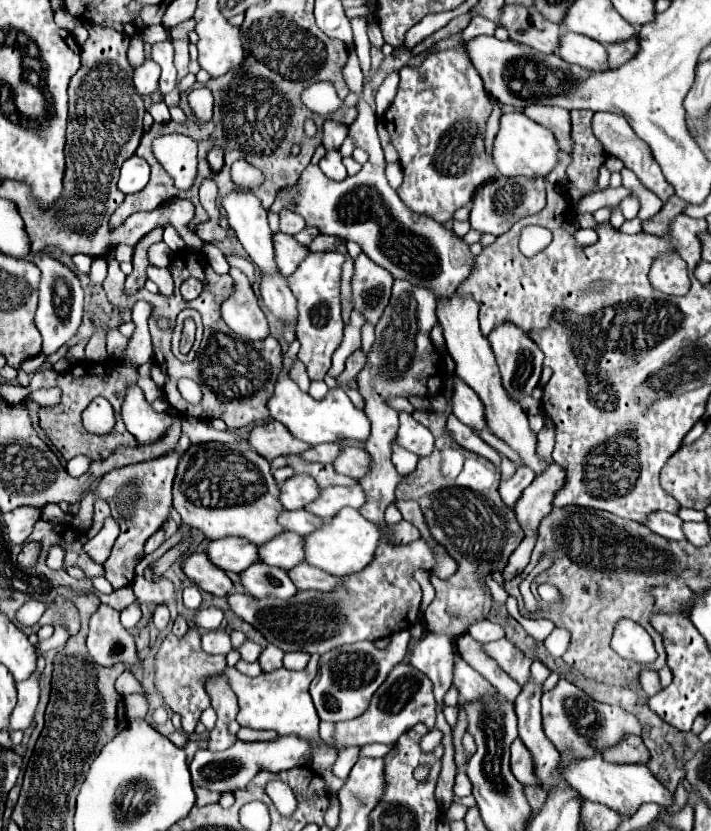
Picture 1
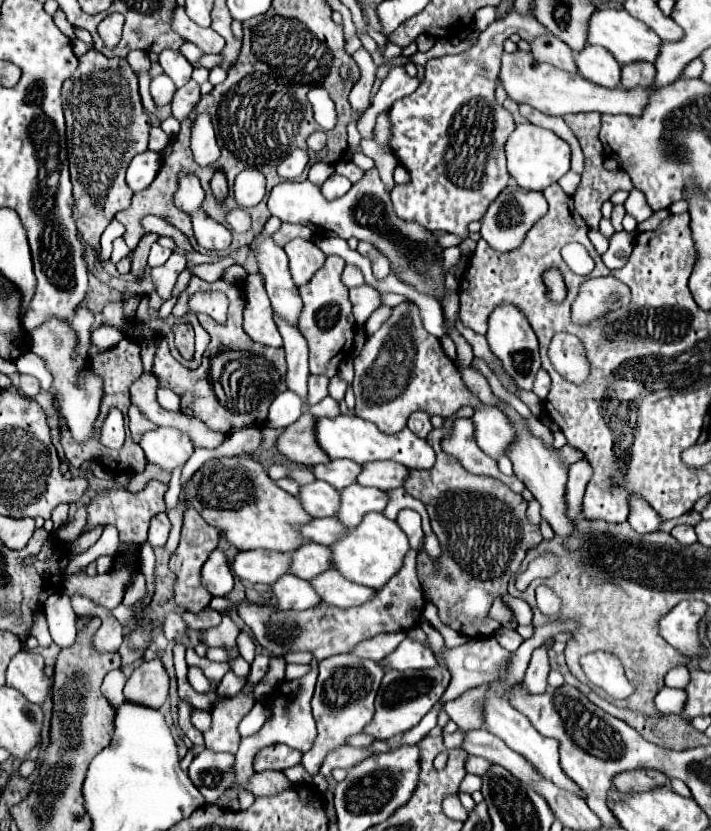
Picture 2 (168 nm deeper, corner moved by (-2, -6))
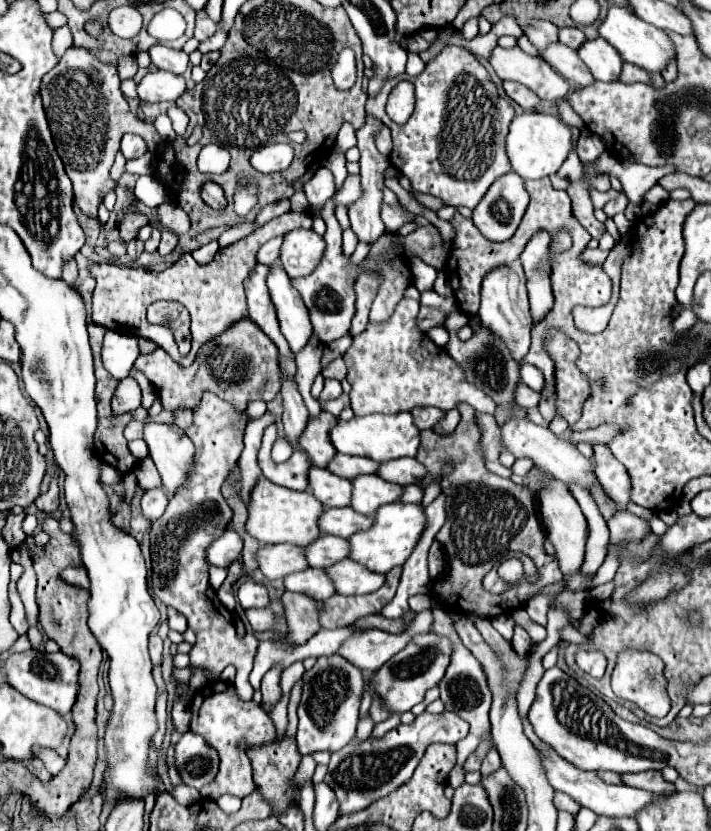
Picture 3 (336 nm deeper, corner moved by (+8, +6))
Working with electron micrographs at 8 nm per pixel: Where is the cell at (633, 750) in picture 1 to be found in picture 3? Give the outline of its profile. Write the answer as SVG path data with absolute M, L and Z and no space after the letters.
M642 771L642 773L626 773L622 775L624 783L636 789L646 789L654 795L672 795L676 791L674 783L664 781L660 771Z

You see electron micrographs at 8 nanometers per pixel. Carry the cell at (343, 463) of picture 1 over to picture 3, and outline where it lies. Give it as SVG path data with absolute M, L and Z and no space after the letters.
M392 459L380 465L378 475L382 479L388 479L390 483L398 483L398 485L412 485L412 483L420 483L428 471L422 463L418 463L416 459Z

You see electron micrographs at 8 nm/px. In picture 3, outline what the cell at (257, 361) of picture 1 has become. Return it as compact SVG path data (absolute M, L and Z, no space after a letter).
M248 319L236 323L220 337L206 343L194 365L188 369L182 369L176 361L172 361L164 349L156 349L152 355L140 355L134 361L134 369L142 371L154 383L166 411L196 407L204 391L216 393L236 409L246 409L246 403L254 399L262 399L266 403L272 401L282 385L276 345L254 321Z

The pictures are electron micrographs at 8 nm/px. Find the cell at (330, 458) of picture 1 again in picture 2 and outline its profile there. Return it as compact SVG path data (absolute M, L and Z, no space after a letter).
M332 459L326 465L316 465L314 475L316 479L328 481L336 489L344 489L346 485L356 483L356 475L360 473L360 465L350 459Z

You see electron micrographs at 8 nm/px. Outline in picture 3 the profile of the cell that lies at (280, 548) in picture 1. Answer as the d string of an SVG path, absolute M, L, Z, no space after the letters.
M322 535L314 543L306 547L306 557L310 567L330 567L338 561L344 561L350 555L350 543L348 539L334 537L334 535Z

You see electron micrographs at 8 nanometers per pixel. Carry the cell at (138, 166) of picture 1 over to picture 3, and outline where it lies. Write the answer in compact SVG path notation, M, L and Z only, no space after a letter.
M128 133L128 135L122 137L122 153L124 153L126 159L142 157L146 151L148 151L148 147L146 147L146 143L144 143L144 139L140 135Z

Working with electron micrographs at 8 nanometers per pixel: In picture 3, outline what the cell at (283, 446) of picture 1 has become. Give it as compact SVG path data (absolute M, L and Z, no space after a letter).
M322 411L320 417L310 419L306 431L300 437L300 445L310 455L312 463L320 469L326 469L336 455L336 447L330 441L330 429L336 425L336 417L328 411Z

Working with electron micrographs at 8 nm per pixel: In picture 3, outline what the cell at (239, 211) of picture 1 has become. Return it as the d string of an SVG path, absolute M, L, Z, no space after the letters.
M280 263L270 267L268 275L268 289L270 297L278 311L278 321L282 327L282 333L294 353L306 347L310 335L312 335L312 323L308 319L308 309L304 307L302 297L296 293L296 289L290 283L290 277L284 273L284 267Z

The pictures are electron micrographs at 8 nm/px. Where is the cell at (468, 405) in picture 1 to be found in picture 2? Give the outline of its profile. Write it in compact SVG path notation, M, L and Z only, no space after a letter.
M482 405L480 409L474 409L474 415L470 419L474 423L474 437L478 447L492 459L502 457L514 439L514 429L508 417L504 417L498 407Z

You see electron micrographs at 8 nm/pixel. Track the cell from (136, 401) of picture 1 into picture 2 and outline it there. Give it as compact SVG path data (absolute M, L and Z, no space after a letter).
M158 427L154 431L146 431L140 439L140 447L144 449L148 463L170 471L184 465L194 453L190 437L176 427Z

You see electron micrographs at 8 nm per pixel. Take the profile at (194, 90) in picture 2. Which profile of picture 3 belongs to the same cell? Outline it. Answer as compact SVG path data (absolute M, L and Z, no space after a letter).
M172 105L172 107L168 109L168 117L170 117L172 123L174 123L174 131L176 131L176 135L184 137L184 133L186 133L186 125L188 125L188 115L186 115L182 109L178 109L176 105Z

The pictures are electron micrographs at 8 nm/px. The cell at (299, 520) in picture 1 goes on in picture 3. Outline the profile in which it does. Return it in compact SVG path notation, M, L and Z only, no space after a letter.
M352 507L344 509L326 509L320 517L320 531L336 537L350 537L358 531L370 529L374 523L372 517L356 513Z

